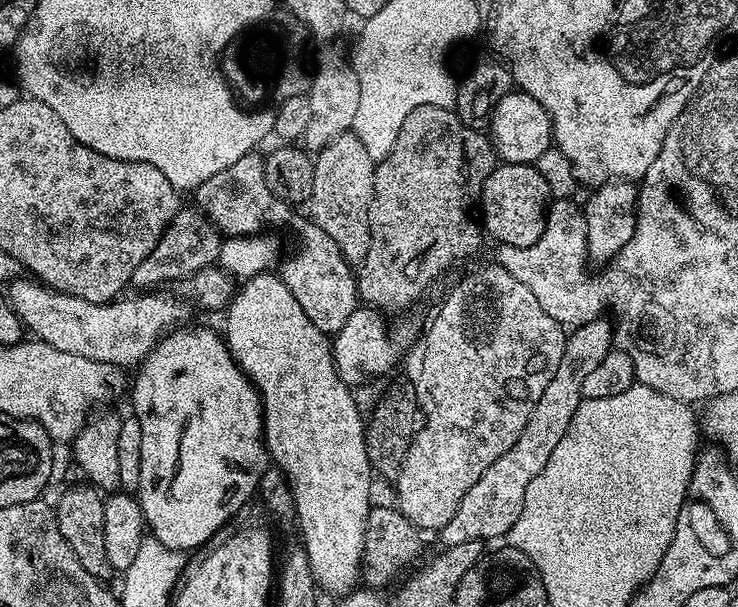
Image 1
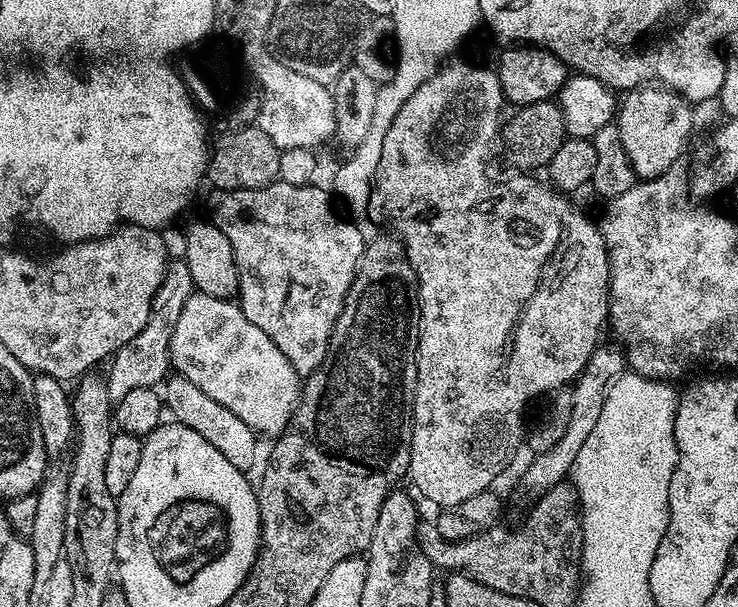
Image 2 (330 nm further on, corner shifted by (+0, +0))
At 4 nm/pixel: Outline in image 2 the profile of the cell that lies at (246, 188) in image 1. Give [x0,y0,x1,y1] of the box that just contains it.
[210,179,366,378]

